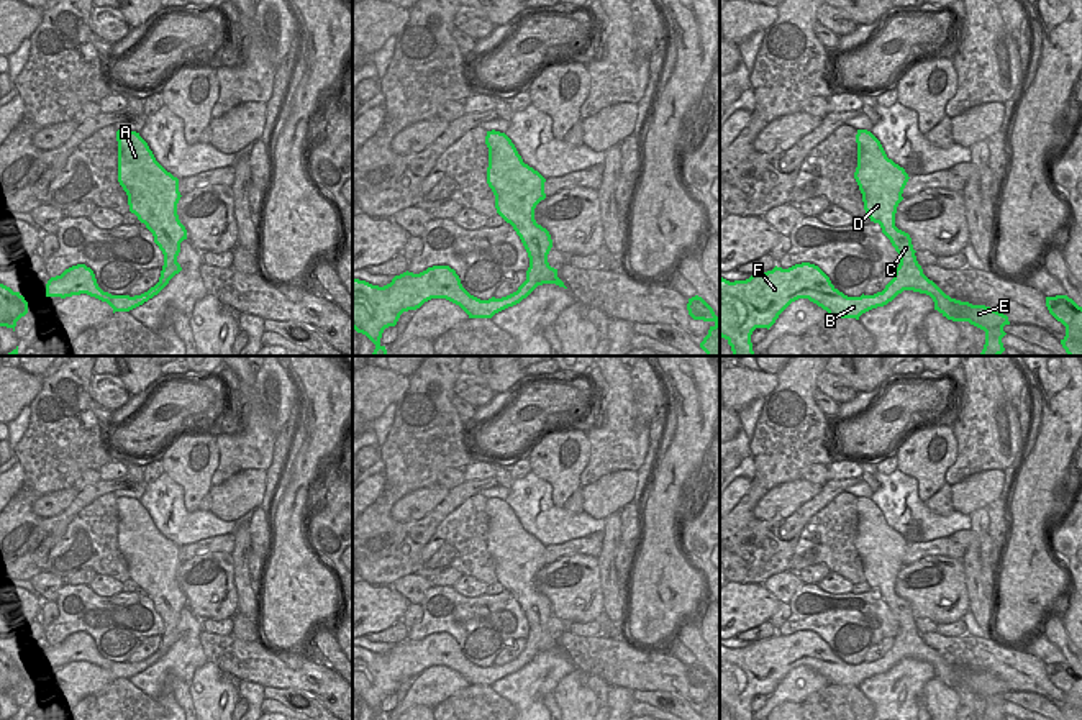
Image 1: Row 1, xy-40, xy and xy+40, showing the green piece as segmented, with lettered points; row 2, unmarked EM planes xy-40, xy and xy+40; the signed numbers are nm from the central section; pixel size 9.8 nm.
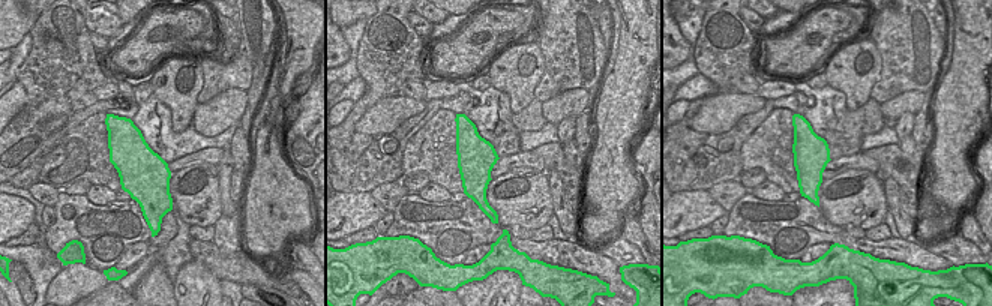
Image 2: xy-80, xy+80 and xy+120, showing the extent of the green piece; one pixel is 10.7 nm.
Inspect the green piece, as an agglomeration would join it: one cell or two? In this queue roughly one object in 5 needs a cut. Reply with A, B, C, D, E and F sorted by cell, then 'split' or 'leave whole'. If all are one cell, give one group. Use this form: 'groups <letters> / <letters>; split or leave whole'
groups A B C D E F; leave whole

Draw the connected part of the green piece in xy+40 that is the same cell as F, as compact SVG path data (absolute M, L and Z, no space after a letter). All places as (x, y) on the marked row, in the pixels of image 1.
M857 130L857 167L854 179L862 194L864 210L879 223L900 256L893 279L874 295L848 297L815 264L802 262L789 269L774 267L752 274L746 280L730 282L720 277L720 336L731 346L733 356L754 356L751 335L756 328L771 328L795 300L808 298L830 317L856 318L884 307L903 290L926 294L934 310L952 321L969 321L985 331L980 356L1000 356L1008 317L985 305L972 305L946 295L930 280L916 261L912 238L895 226L895 213L908 182L903 167L887 157L880 141L867 130Z

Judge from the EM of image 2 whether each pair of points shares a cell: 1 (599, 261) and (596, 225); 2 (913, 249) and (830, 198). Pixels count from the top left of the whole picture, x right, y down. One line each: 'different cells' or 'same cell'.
1: different cells
2: different cells

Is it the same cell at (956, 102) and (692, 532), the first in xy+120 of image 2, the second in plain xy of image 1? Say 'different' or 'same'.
different

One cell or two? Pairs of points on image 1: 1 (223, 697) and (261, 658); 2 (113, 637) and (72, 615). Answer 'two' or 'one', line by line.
1: two
2: one

